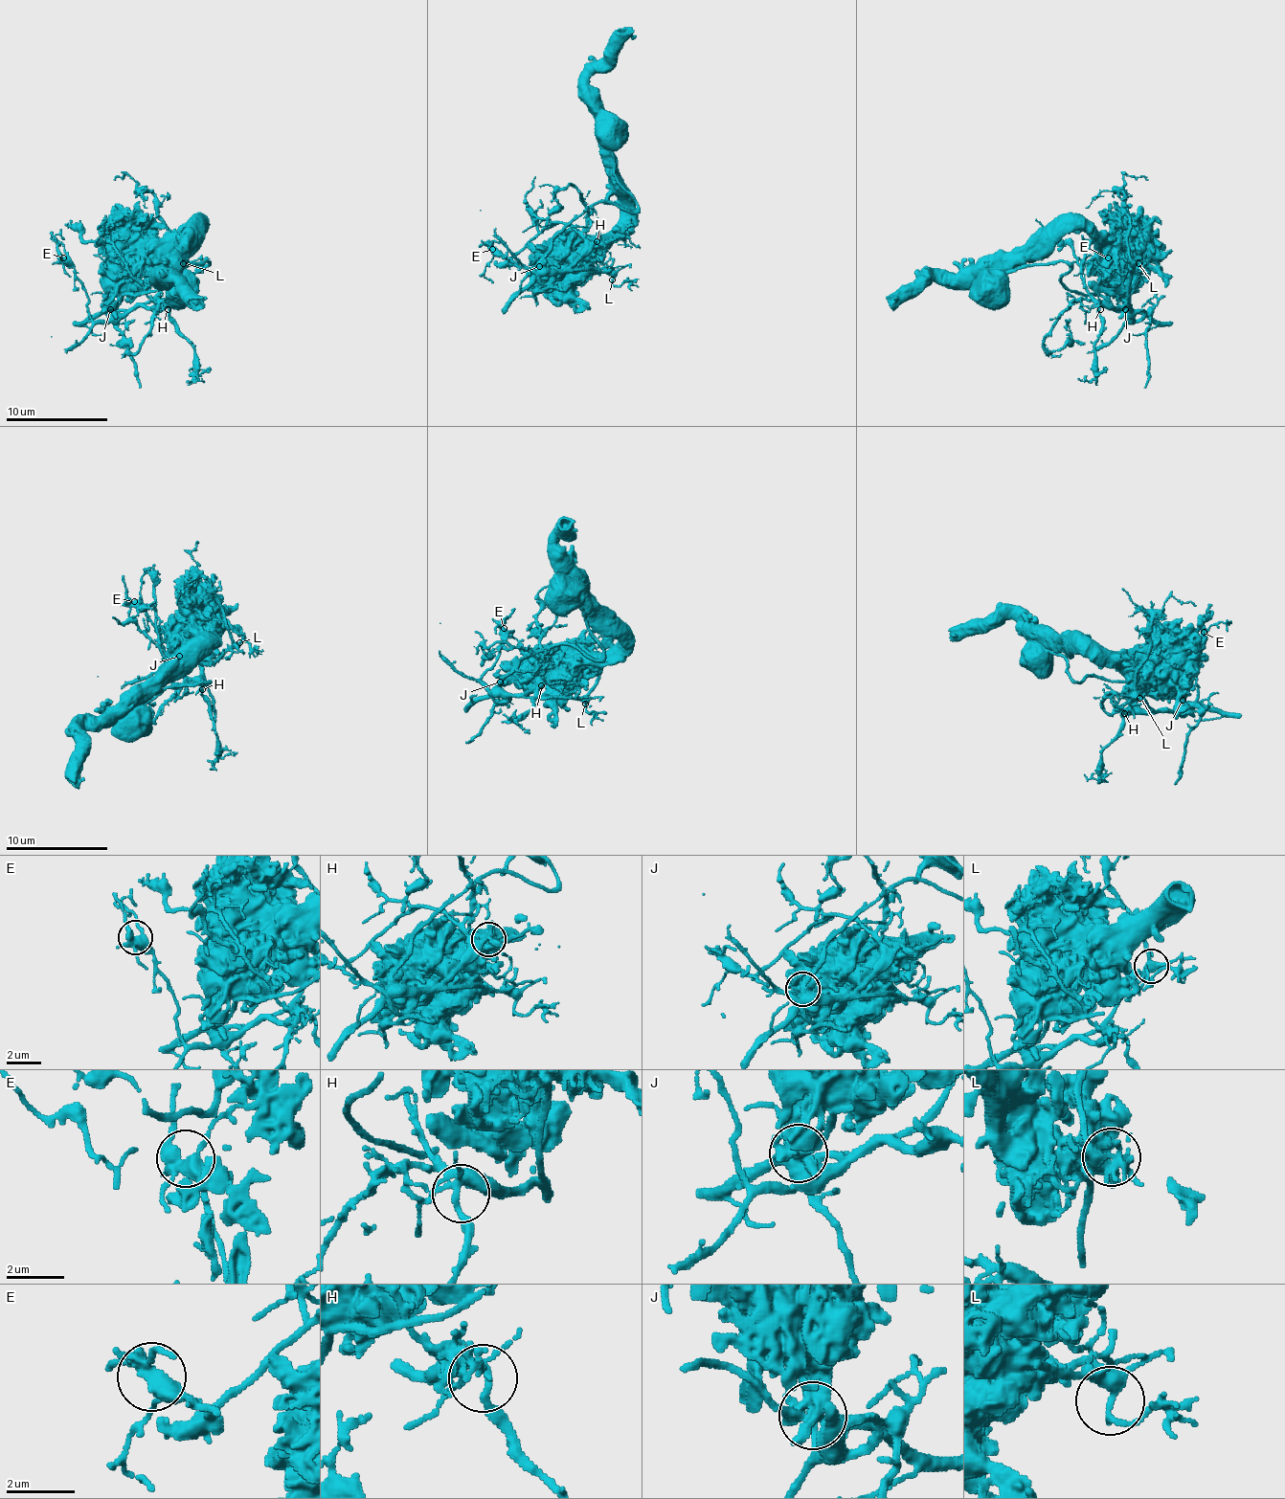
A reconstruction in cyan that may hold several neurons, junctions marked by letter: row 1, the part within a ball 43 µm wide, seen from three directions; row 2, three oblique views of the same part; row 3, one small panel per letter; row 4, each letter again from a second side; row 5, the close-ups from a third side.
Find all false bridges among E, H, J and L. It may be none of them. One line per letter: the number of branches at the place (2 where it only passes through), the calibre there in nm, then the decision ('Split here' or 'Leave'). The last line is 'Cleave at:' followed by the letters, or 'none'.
E: Branches: 5. Thickness 420 nm. Leave
H: Branches: 3. Thickness 220 nm. Leave
J: Branches: 5. Thickness 500 nm. Split here
L: Branches: 4. Thickness 240 nm. Leave
Cleave at: J

